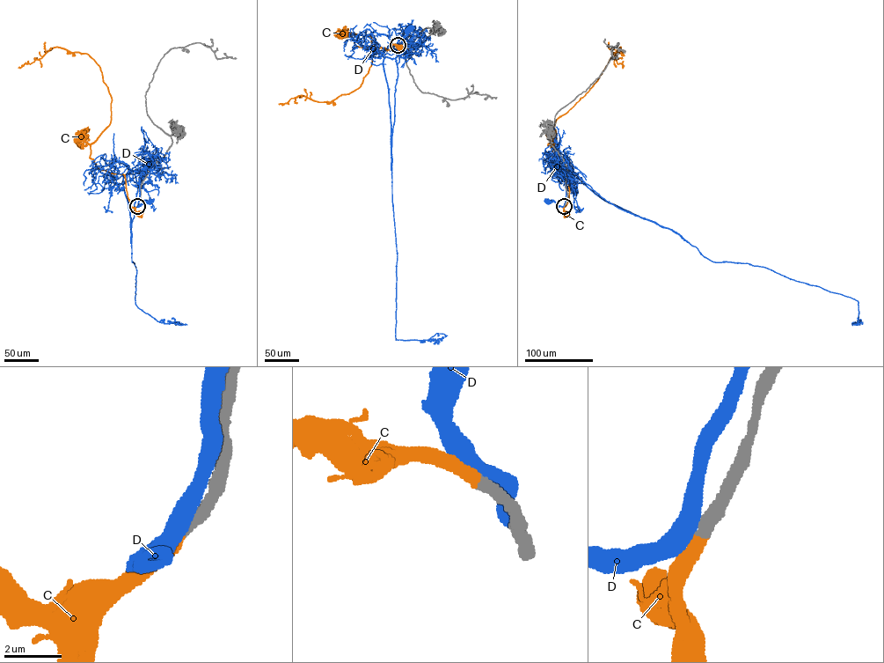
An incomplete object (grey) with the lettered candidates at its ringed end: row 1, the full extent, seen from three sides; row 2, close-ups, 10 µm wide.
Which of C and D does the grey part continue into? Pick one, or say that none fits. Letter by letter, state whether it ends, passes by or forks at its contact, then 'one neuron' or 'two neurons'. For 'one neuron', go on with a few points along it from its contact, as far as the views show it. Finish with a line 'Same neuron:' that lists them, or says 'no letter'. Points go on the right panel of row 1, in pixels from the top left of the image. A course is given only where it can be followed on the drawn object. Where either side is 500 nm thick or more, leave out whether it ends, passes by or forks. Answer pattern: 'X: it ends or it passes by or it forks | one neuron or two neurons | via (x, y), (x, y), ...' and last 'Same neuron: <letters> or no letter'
C: it ends | one neuron
D: two neurons
Same neuron: C

